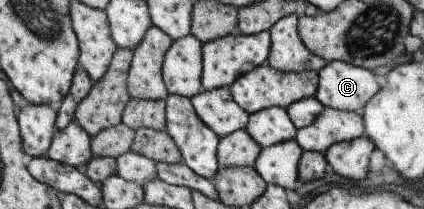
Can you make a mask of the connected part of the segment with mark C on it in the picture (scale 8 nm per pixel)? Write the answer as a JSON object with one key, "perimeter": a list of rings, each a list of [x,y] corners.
{"perimeter":[[[332,60],[317,72],[319,86],[314,97],[323,105],[355,112],[378,93],[372,70],[342,60]]]}

